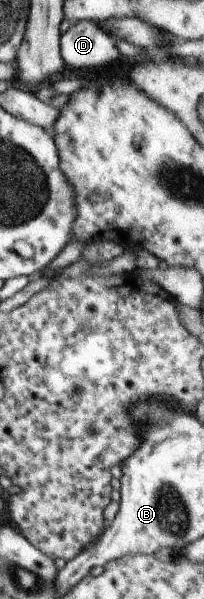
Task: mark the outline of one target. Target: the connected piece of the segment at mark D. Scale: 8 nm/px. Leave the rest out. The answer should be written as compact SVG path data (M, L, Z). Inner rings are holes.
M92 19L76 22L60 39L60 53L66 69L80 71L106 67L123 58L115 39L98 22Z

